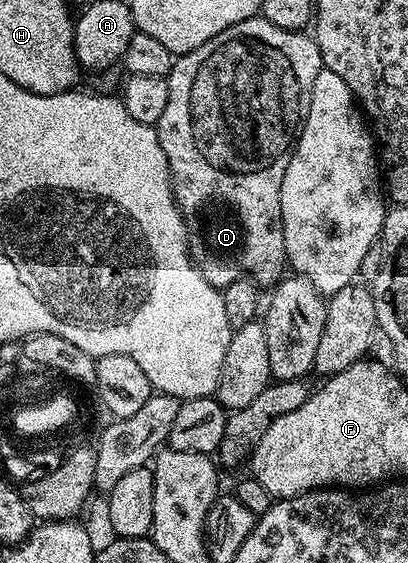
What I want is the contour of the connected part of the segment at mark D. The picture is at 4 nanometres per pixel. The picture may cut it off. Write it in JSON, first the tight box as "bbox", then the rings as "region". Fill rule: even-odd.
{"bbox":[156,17,323,289],"region":[[[255,17],[240,21],[224,29],[224,33],[216,33],[212,41],[204,41],[204,45],[192,49],[186,55],[177,56],[170,74],[165,76],[168,85],[168,105],[156,125],[160,149],[164,149],[164,157],[170,170],[170,186],[174,188],[174,202],[178,204],[182,218],[186,221],[190,257],[204,277],[204,281],[208,281],[213,287],[223,289],[237,279],[249,277],[259,288],[270,289],[283,278],[282,270],[287,270],[288,260],[280,213],[280,185],[294,147],[298,144],[304,121],[308,117],[308,105],[312,101],[312,85],[316,85],[316,73],[320,73],[323,69],[318,42],[309,34],[280,29],[280,25],[272,25],[272,21]]]}

